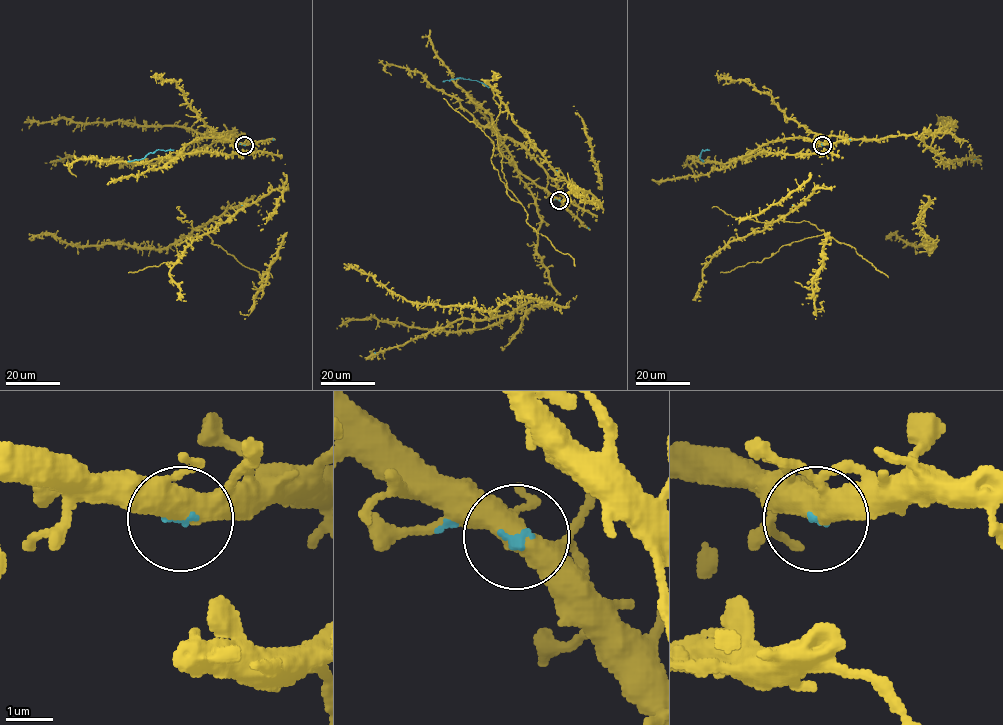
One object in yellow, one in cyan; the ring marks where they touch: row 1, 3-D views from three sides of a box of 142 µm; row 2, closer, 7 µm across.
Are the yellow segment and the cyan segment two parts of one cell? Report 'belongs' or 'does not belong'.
belongs

